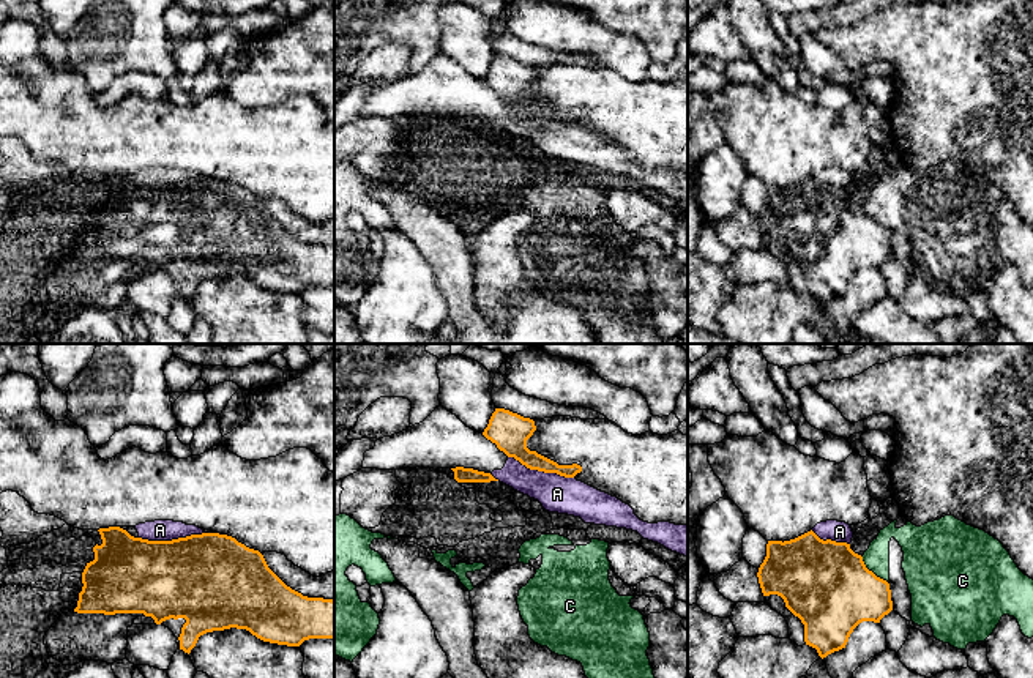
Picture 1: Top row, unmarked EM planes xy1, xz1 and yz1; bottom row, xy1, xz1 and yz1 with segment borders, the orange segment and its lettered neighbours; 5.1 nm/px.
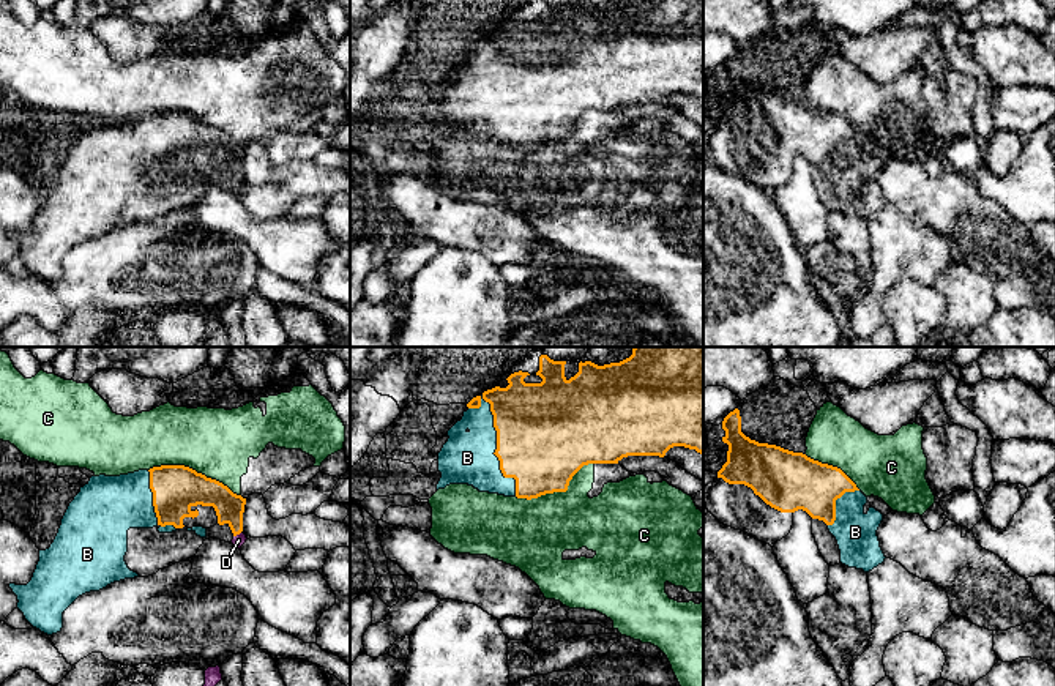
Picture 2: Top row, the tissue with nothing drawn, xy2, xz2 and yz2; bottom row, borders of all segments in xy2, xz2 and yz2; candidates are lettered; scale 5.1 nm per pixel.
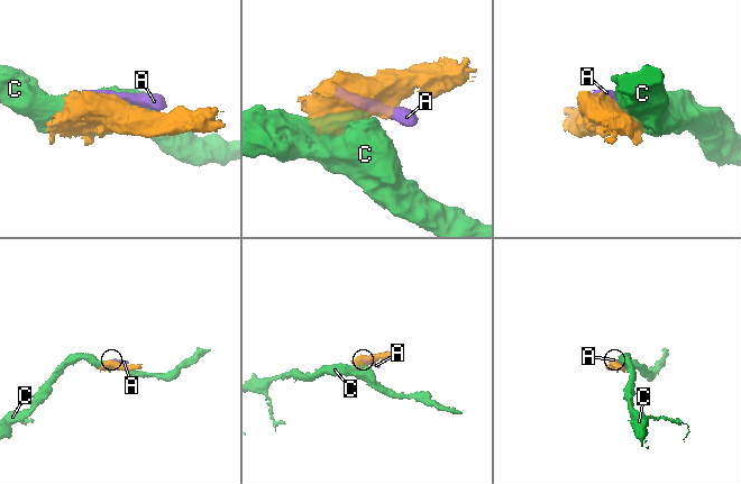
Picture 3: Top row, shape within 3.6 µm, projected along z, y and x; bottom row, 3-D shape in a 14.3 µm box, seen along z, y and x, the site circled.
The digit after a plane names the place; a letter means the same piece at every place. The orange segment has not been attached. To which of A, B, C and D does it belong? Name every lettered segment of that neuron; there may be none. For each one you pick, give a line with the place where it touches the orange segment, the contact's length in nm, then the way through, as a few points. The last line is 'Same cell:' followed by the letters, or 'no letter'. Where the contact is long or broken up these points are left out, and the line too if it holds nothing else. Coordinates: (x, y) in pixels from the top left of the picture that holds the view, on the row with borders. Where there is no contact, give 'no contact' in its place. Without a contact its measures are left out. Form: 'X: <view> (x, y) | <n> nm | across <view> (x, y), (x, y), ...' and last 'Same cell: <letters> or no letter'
B: xz2 (497, 448) | 550 nm
Same cell: B

